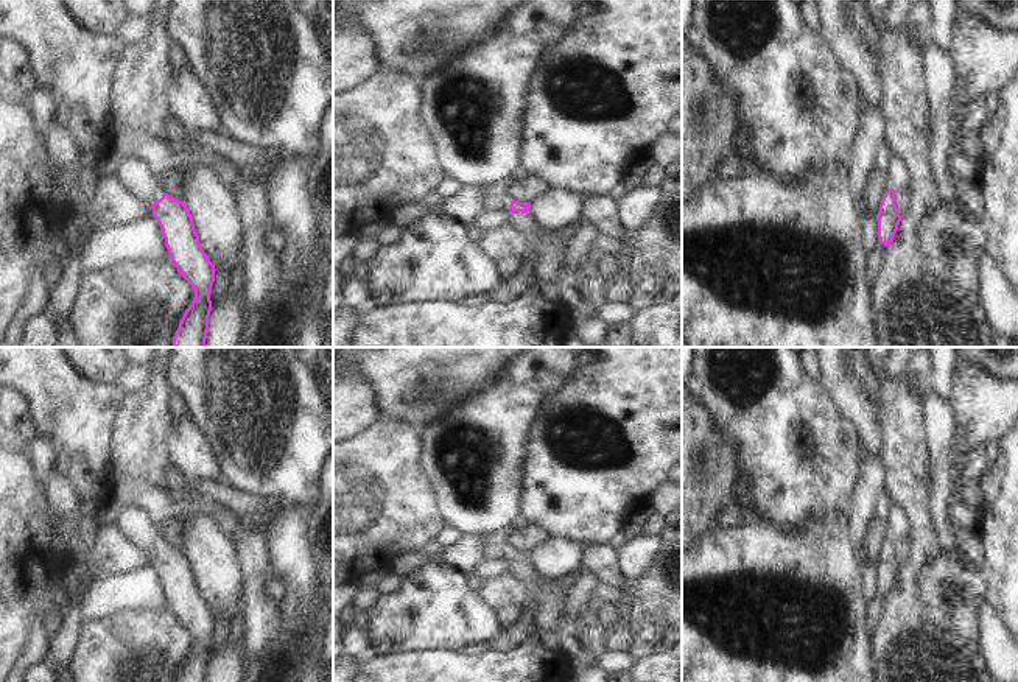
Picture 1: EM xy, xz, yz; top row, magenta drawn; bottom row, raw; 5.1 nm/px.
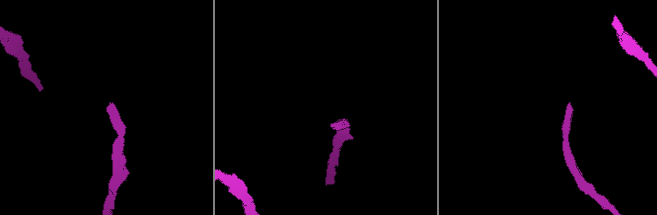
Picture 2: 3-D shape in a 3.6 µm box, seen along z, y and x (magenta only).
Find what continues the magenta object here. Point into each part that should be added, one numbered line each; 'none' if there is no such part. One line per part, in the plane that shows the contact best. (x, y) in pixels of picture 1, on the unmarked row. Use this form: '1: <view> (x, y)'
1: xy (136, 523)

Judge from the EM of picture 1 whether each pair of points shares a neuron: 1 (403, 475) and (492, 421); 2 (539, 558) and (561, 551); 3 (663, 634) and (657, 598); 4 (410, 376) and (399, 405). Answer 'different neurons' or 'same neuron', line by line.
1: different neurons
2: same neuron
3: same neuron
4: same neuron

